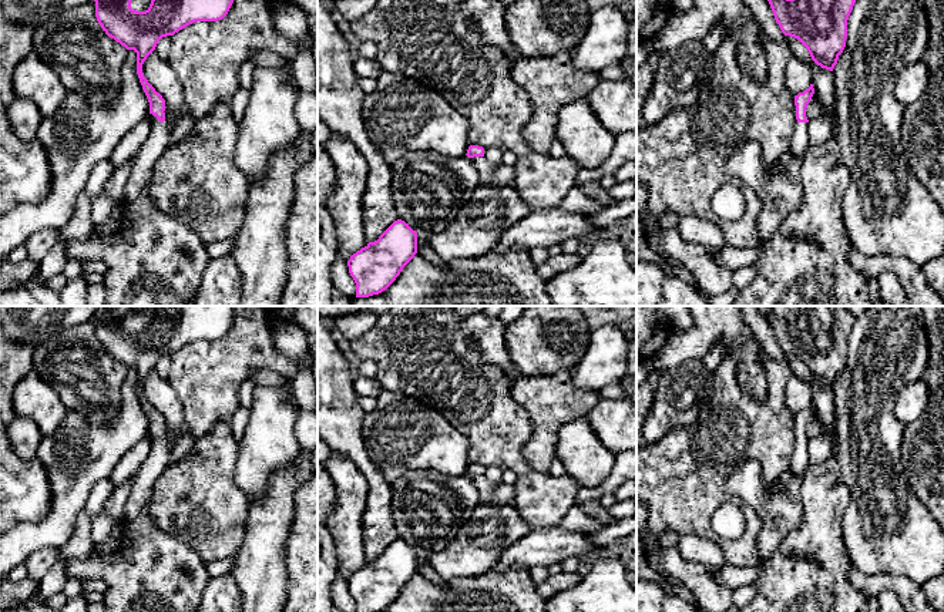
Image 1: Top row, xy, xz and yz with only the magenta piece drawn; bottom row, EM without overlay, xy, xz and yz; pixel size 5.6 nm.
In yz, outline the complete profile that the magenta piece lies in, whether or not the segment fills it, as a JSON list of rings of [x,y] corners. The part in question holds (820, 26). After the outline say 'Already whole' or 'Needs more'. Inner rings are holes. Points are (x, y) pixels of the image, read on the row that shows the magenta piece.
[[[767,0],[775,20],[785,36],[797,38],[812,60],[822,68],[833,71],[846,47],[847,20],[856,0]]]. Already whole

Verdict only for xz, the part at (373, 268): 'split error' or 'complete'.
complete

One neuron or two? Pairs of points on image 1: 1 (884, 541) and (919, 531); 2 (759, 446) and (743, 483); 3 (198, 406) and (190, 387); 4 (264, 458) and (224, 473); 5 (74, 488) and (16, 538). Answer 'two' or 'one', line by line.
1: one
2: two
3: one
4: two
5: one

